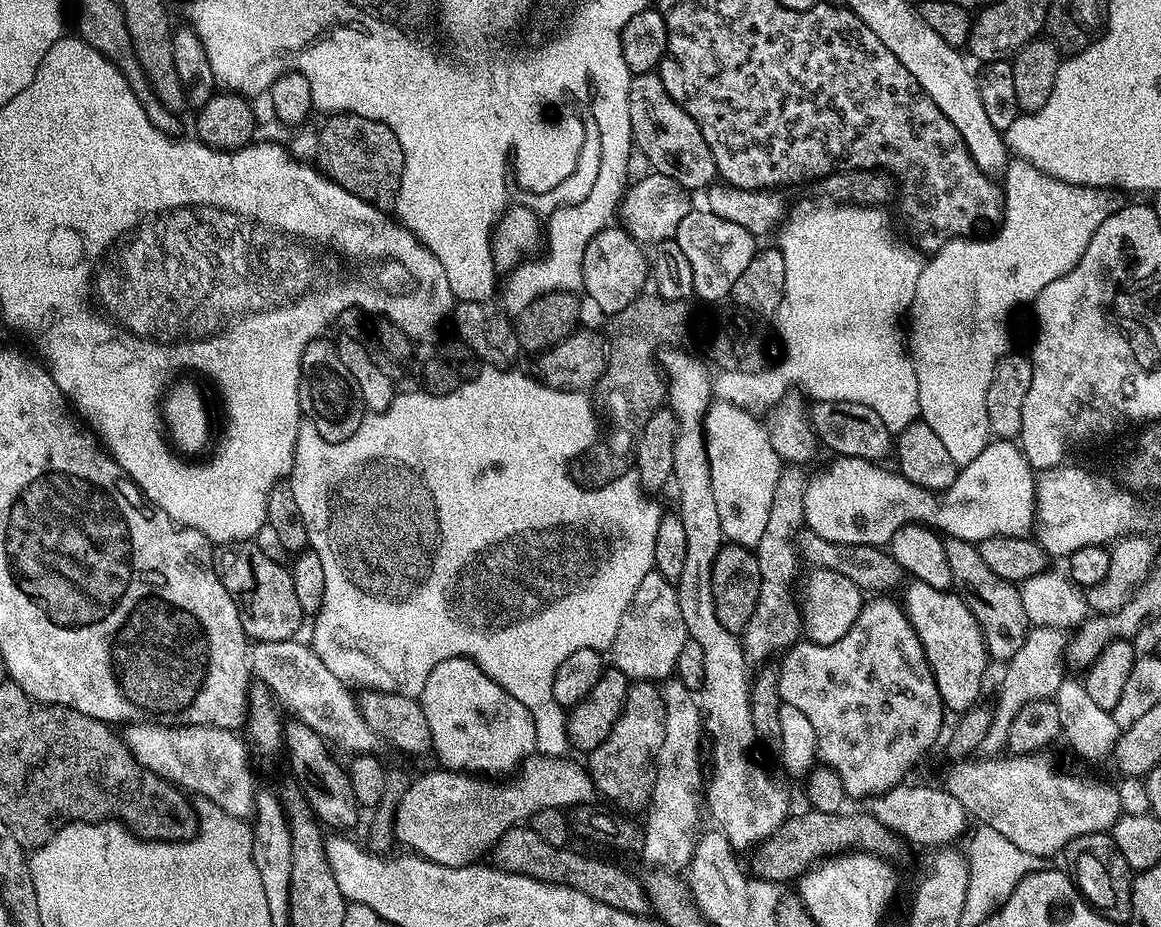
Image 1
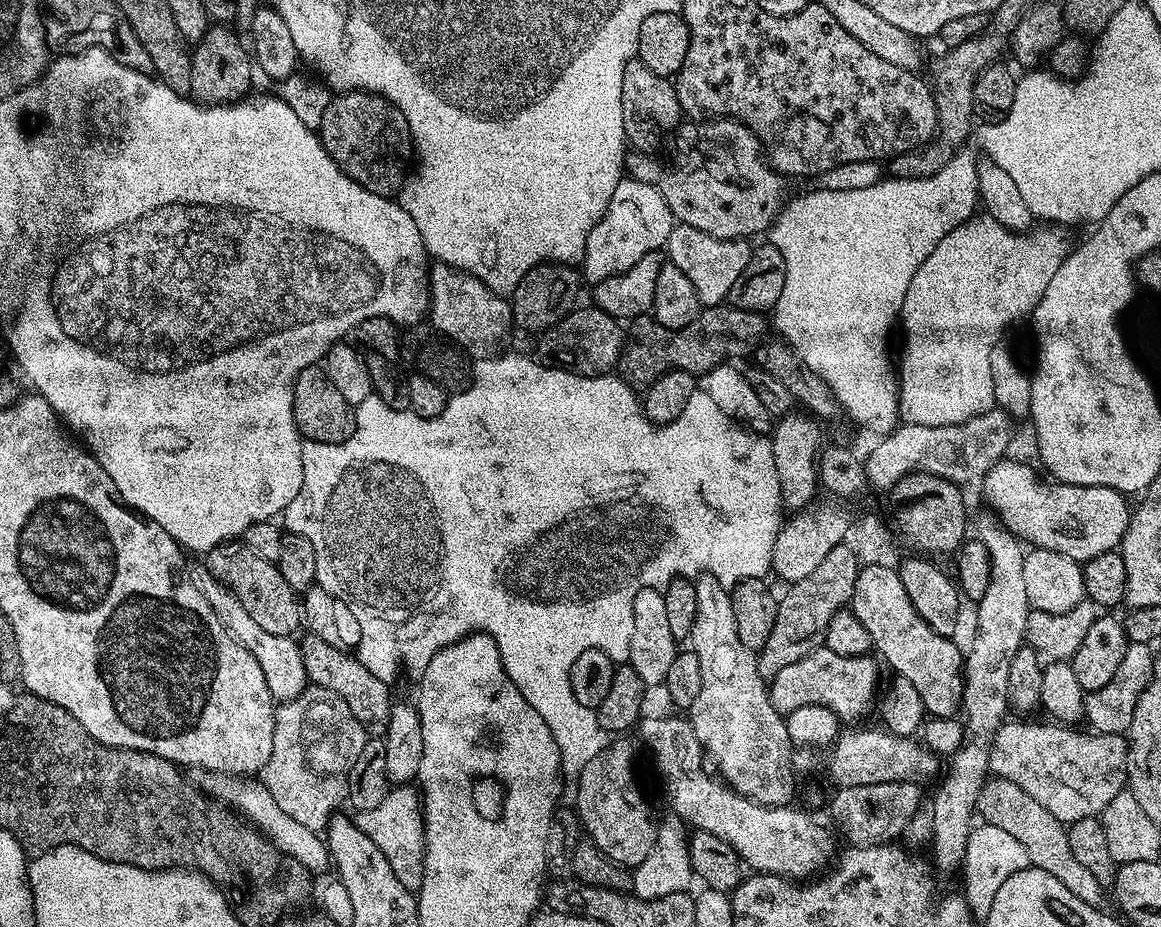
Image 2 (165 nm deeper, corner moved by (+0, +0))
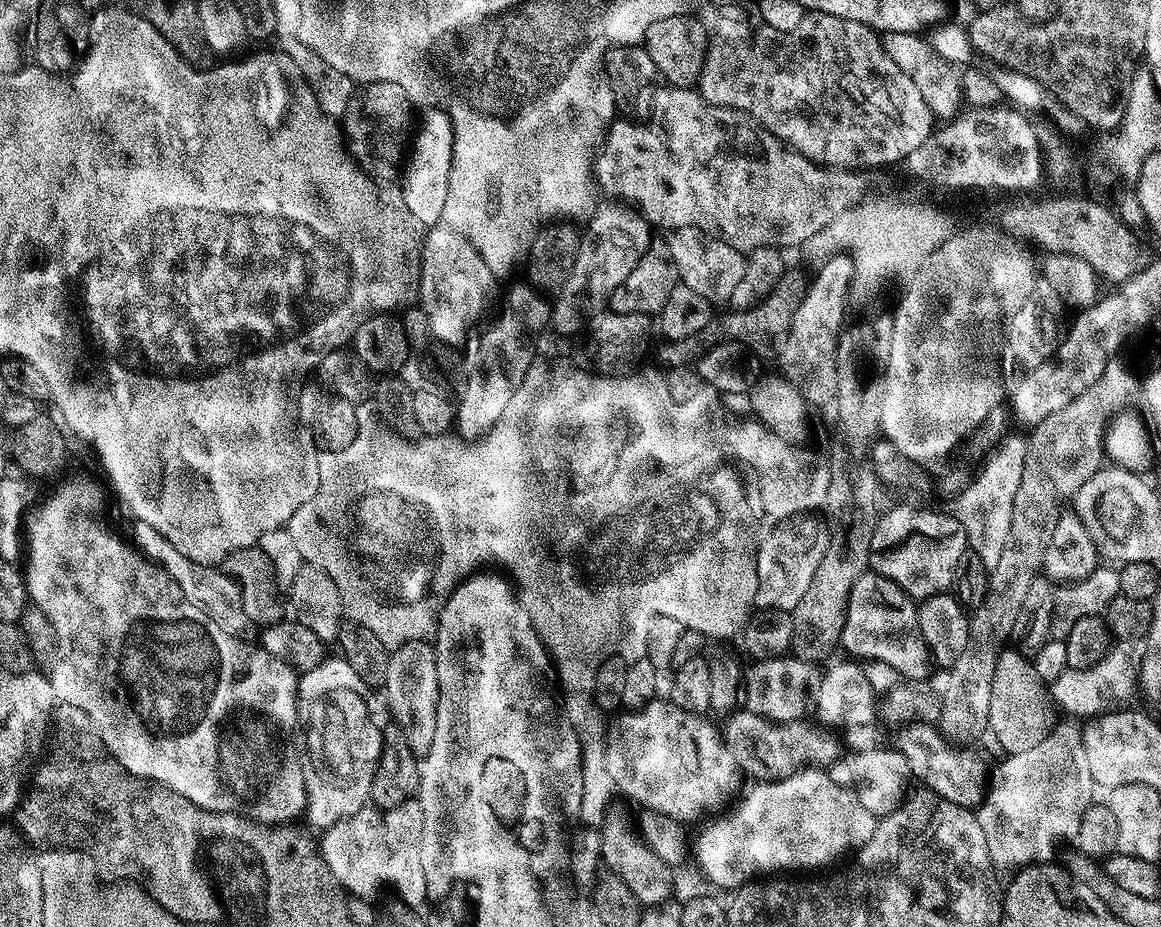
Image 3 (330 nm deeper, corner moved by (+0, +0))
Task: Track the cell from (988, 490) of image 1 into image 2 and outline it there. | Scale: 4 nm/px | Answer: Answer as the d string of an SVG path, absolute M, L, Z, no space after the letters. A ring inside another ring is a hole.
M1005 458L993 465L982 477L982 485L984 484L985 498L992 503L991 511L1005 528L1015 534L1017 540L1032 548L1054 550L1058 554L1066 554L1071 560L1081 562L1119 549L1130 519L1130 504L1128 508L1124 501L1127 500L1125 493L1102 486L1074 486L1059 482L1048 482L1048 485L1044 485L1030 465L1012 459Z

